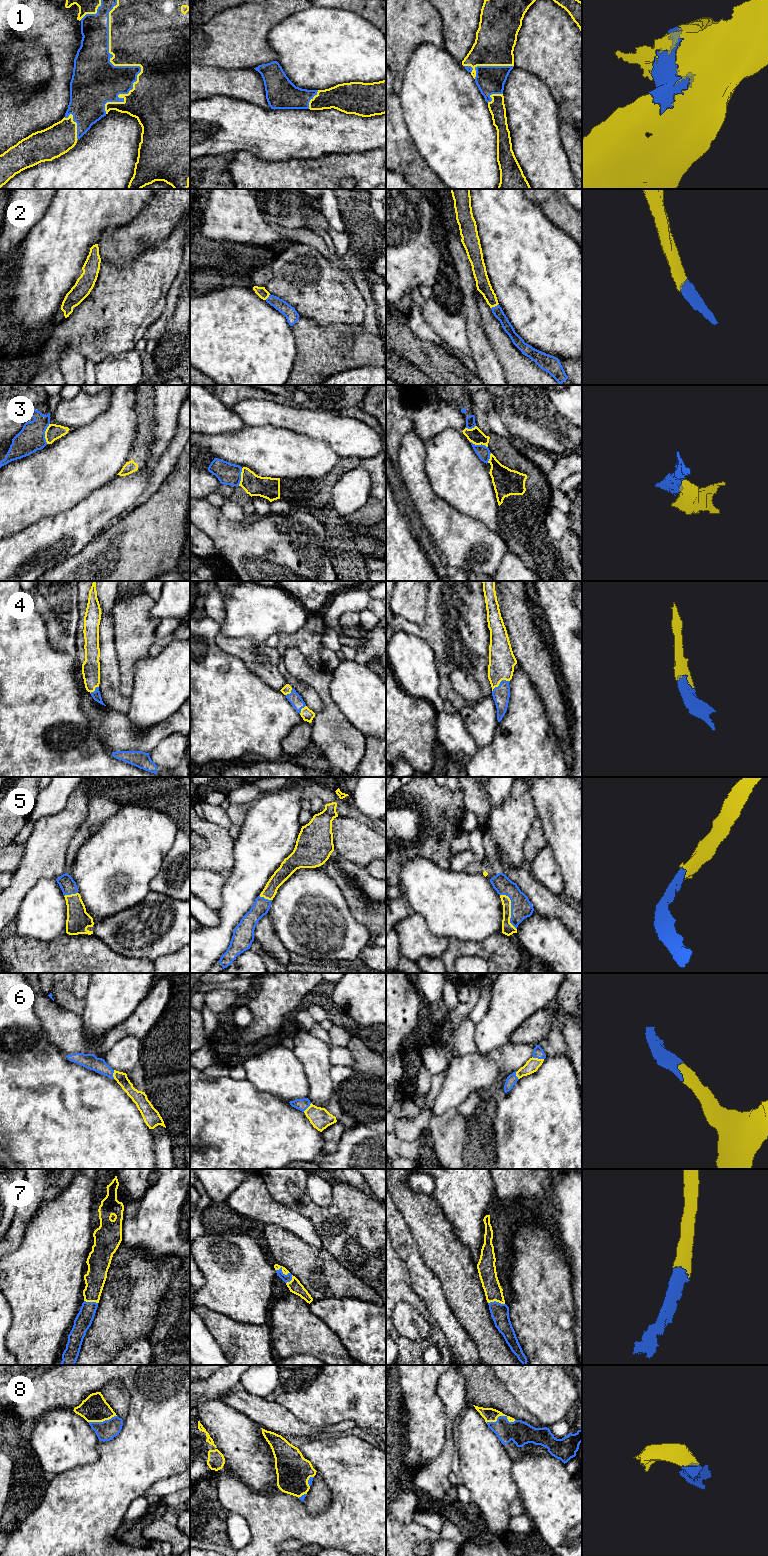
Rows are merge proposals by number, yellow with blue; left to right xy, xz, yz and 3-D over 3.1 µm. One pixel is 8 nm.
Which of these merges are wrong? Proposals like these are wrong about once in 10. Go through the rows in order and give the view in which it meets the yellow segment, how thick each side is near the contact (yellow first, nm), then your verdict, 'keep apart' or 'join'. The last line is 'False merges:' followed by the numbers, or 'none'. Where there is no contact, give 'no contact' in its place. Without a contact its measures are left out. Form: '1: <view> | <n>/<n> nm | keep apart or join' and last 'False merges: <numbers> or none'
1: xy | 480/320 nm | join
2: yz | 120/80 nm | join
3: xy | 130/220 nm | keep apart
4: yz | 200/140 nm | join
5: yz | 100/170 nm | join
6: yz | 110/90 nm | join
7: xz | 50/60 nm | join
8: yz | 110/190 nm | join
False merges: 3

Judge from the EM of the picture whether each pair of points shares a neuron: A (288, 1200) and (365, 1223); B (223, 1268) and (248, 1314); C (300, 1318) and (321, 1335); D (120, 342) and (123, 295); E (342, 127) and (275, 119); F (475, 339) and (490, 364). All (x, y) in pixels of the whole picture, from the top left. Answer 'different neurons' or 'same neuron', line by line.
A: same neuron
B: same neuron
C: same neuron
D: same neuron
E: same neuron
F: same neuron

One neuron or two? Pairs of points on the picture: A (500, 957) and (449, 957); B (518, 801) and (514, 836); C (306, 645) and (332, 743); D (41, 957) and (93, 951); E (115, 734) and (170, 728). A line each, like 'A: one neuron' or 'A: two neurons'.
A: one neuron
B: one neuron
C: two neurons
D: one neuron
E: one neuron

